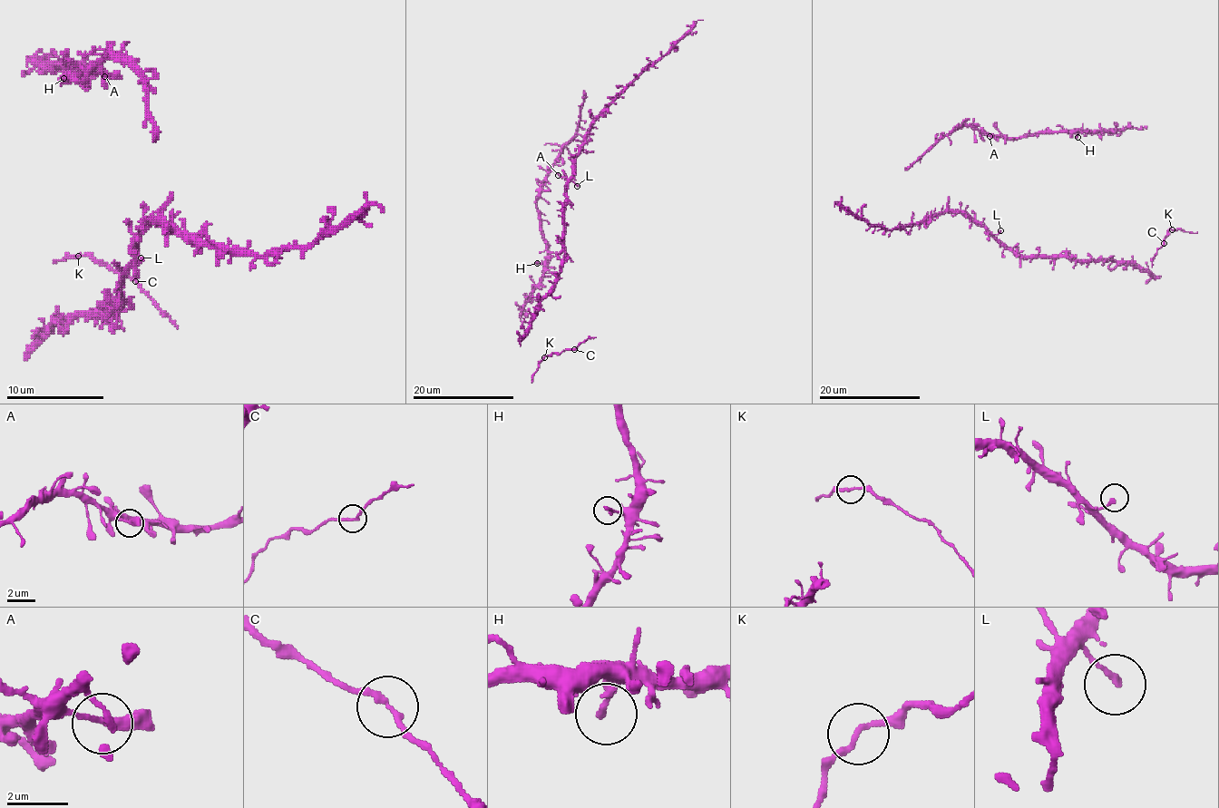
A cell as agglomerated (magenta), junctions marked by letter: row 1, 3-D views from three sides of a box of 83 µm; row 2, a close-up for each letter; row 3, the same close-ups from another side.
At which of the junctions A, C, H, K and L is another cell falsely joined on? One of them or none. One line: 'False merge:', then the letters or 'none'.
False merge: none

